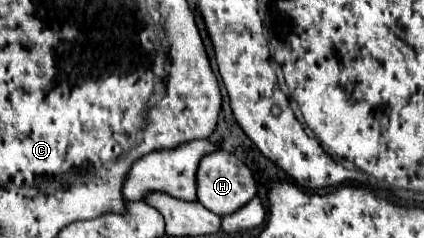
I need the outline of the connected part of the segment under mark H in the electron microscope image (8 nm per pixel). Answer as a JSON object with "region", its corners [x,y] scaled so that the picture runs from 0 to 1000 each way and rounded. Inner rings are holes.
{"region":[[[505,634],[472,668],[462,735],[462,828],[491,887],[509,903],[542,895],[580,861],[580,845],[590,845],[599,819],[604,819],[604,769],[594,718],[575,685],[566,685],[552,651],[533,634]]]}

